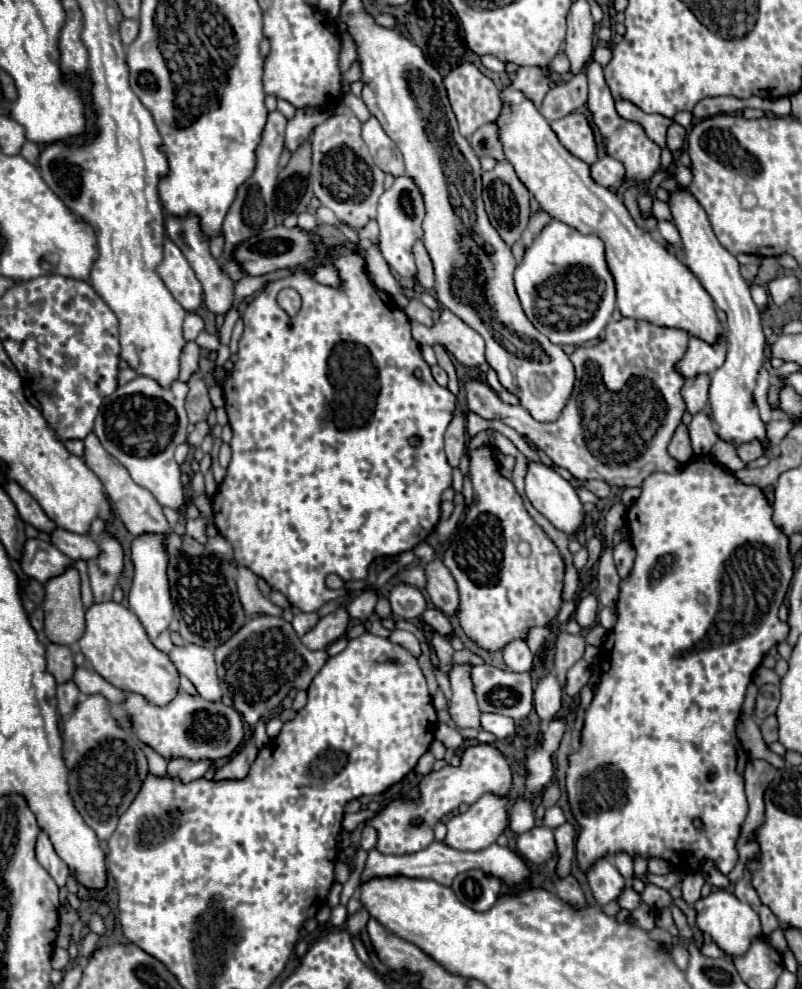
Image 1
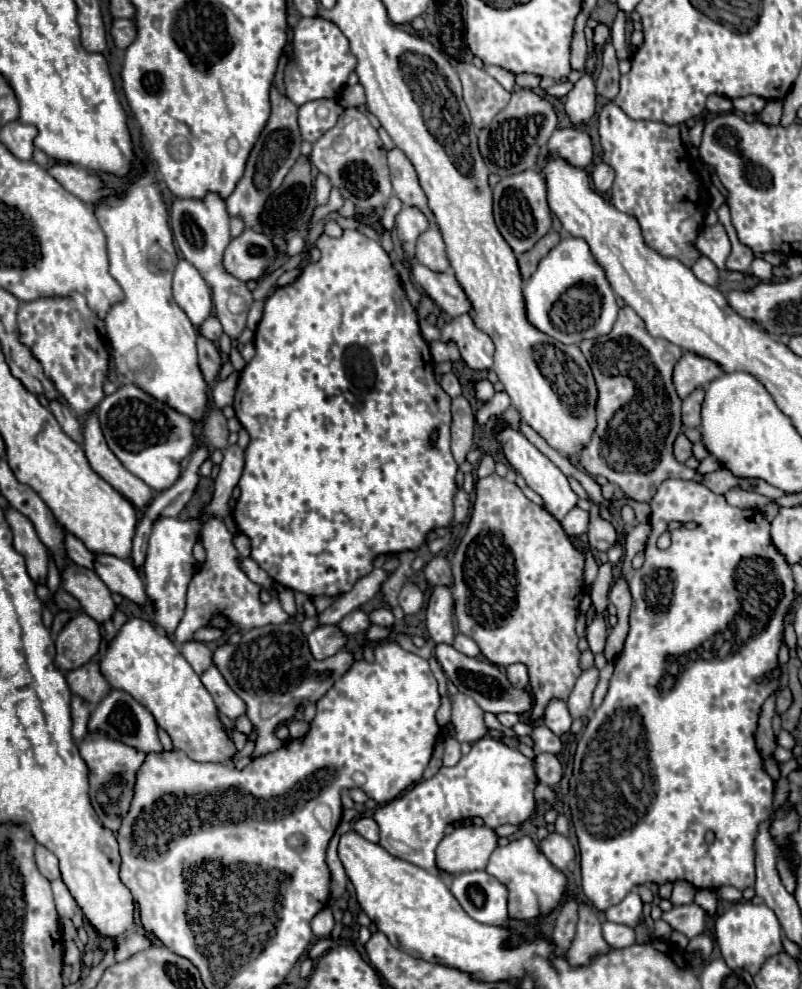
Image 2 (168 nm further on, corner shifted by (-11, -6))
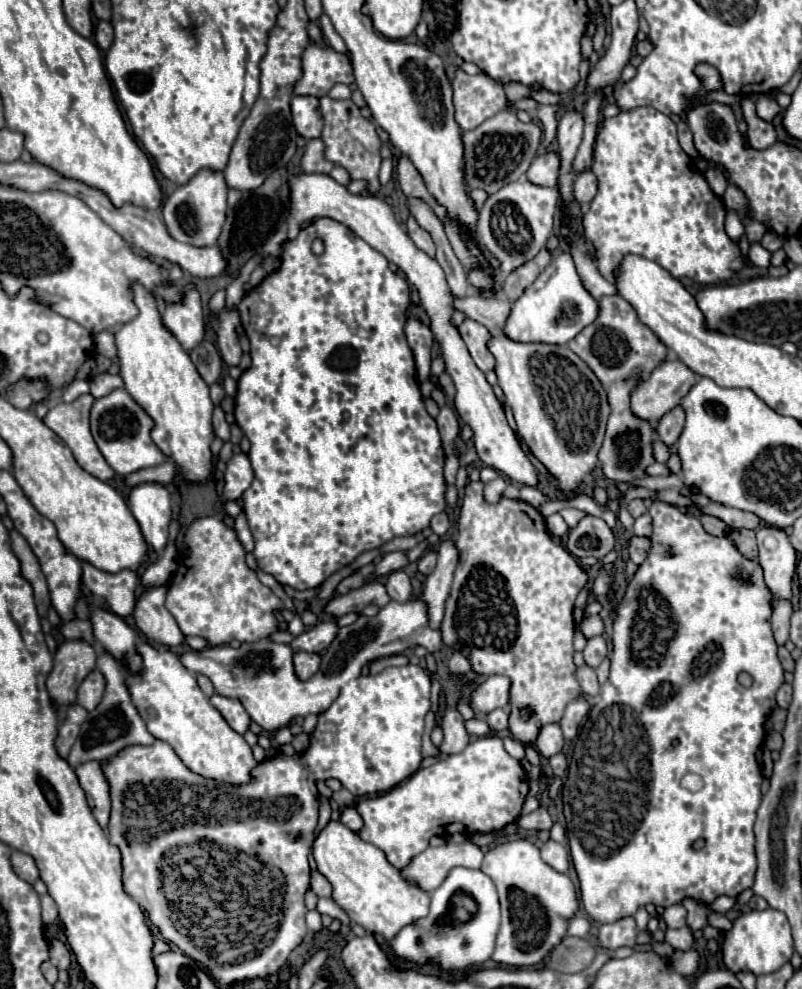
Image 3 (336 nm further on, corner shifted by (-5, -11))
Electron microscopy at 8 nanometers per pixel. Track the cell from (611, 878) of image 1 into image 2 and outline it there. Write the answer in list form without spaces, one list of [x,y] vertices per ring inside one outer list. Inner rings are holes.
[[[630,891],[618,905],[606,909],[606,919],[612,923],[636,927],[640,917],[642,917],[642,899],[636,891]]]

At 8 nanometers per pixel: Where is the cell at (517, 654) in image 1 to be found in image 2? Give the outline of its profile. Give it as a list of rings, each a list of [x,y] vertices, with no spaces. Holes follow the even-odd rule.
[[[514,663],[506,667],[506,675],[508,679],[516,685],[516,687],[528,687],[530,685],[530,677],[528,677],[528,667],[524,663]]]

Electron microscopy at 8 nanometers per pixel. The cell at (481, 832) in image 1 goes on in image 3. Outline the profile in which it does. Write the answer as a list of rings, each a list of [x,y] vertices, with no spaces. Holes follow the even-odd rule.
[[[470,840],[462,844],[446,842],[436,848],[428,846],[424,852],[414,856],[414,860],[410,860],[410,864],[406,864],[406,868],[400,870],[400,874],[406,882],[430,894],[434,888],[442,884],[442,880],[454,866],[480,868],[482,858],[482,850]]]

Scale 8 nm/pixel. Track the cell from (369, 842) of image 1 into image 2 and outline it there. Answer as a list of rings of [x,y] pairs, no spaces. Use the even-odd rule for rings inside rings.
[[[360,817],[360,819],[356,819],[354,831],[360,833],[364,839],[368,839],[372,843],[378,843],[380,829],[378,829],[378,825],[376,825],[376,821],[372,817]]]

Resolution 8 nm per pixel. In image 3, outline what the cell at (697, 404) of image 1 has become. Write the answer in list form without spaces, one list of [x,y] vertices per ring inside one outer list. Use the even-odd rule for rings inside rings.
[[[676,406],[676,408],[672,408],[666,416],[660,418],[656,432],[658,432],[660,440],[662,440],[666,446],[672,446],[672,444],[678,440],[682,428],[684,428],[684,410],[682,410],[680,406]]]

